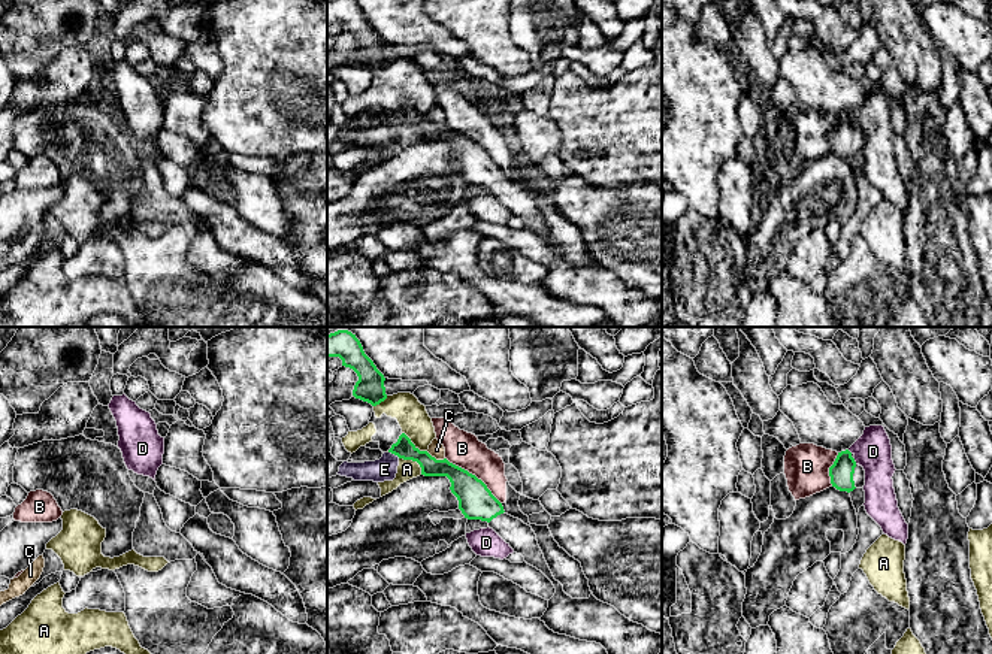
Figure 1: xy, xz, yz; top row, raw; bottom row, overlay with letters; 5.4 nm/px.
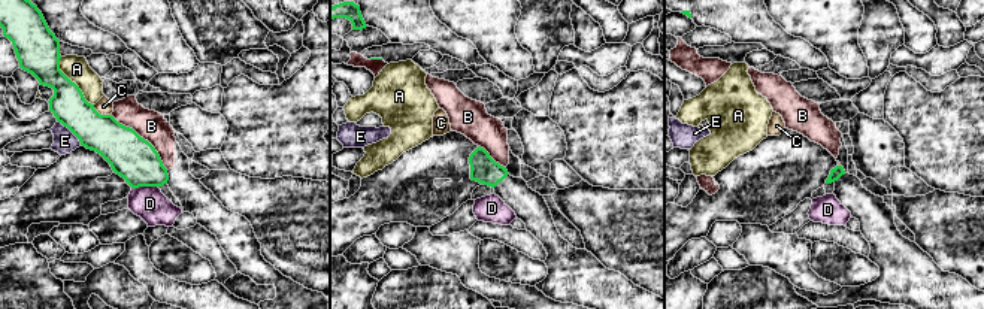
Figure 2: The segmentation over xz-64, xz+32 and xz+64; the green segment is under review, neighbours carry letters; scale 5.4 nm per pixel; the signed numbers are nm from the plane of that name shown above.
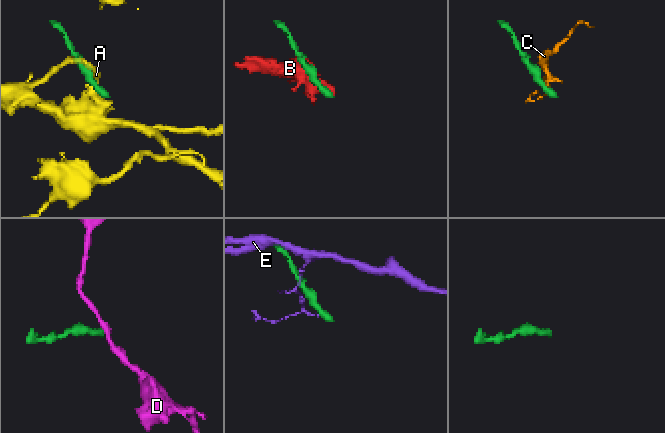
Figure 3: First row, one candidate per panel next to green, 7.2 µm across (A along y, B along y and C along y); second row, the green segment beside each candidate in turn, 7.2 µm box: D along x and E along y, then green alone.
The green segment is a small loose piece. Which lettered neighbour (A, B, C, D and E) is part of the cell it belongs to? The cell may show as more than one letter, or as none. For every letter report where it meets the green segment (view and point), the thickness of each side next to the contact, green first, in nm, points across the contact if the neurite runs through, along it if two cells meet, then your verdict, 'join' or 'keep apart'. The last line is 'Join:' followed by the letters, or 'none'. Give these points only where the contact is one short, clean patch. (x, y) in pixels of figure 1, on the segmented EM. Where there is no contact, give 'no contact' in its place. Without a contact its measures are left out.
A: contact xz (414, 460); calibres 110 and 110 nm; keep apart
B: contact xz (474, 475); calibres 190 and 190 nm; border xz (445, 457), (474, 474), (501, 503); keep apart
C: contact xz (434, 457); calibres 160 and 90 nm; border xz (426, 451), (436, 459), (444, 459); keep apart
D: contact yz (855, 462); calibres 130 and 200 nm; border yz (853, 459), (856, 463); keep apart
E: contact xz (395, 454); calibres 110 and 130 nm; border xz (389, 451), (399, 457); keep apart
Join: none

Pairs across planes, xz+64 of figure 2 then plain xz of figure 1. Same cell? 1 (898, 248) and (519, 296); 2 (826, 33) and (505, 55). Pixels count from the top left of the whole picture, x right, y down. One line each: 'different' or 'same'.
1: different
2: same

